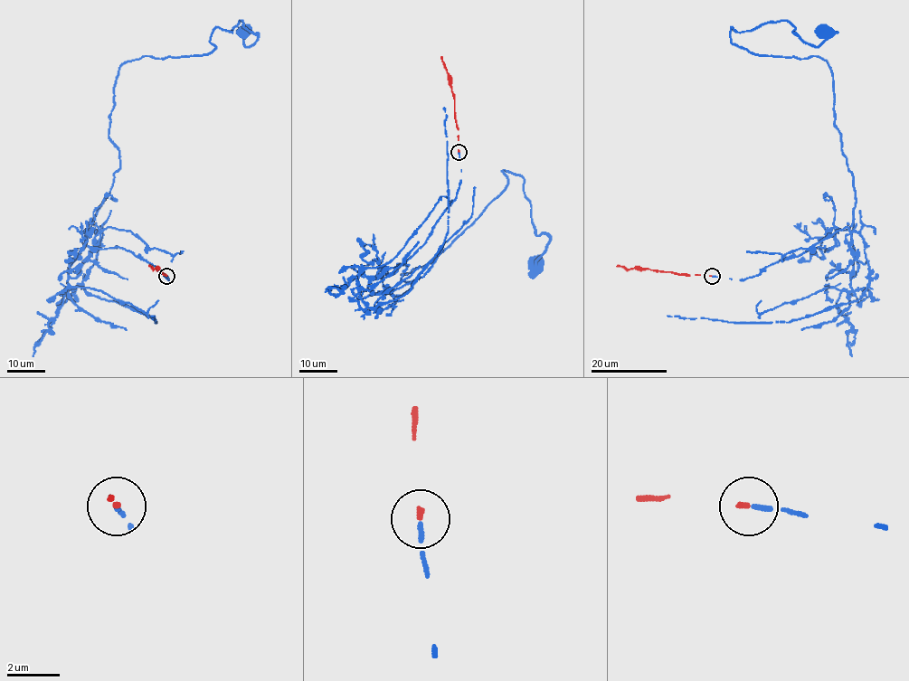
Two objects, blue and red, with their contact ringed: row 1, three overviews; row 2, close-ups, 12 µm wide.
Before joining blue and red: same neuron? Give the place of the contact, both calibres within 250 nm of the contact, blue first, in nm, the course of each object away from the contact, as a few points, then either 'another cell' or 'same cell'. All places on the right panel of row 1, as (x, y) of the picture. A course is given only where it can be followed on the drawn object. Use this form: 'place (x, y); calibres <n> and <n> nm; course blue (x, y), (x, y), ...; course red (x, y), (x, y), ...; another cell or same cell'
place (712, 276); calibres 170 and 160 nm; course blue (712, 276), (757, 276), (852, 224), (830, 68), (730, 42), (788, 21), (818, 46), (821, 29); course red (711, 276), (617, 266); same cell

